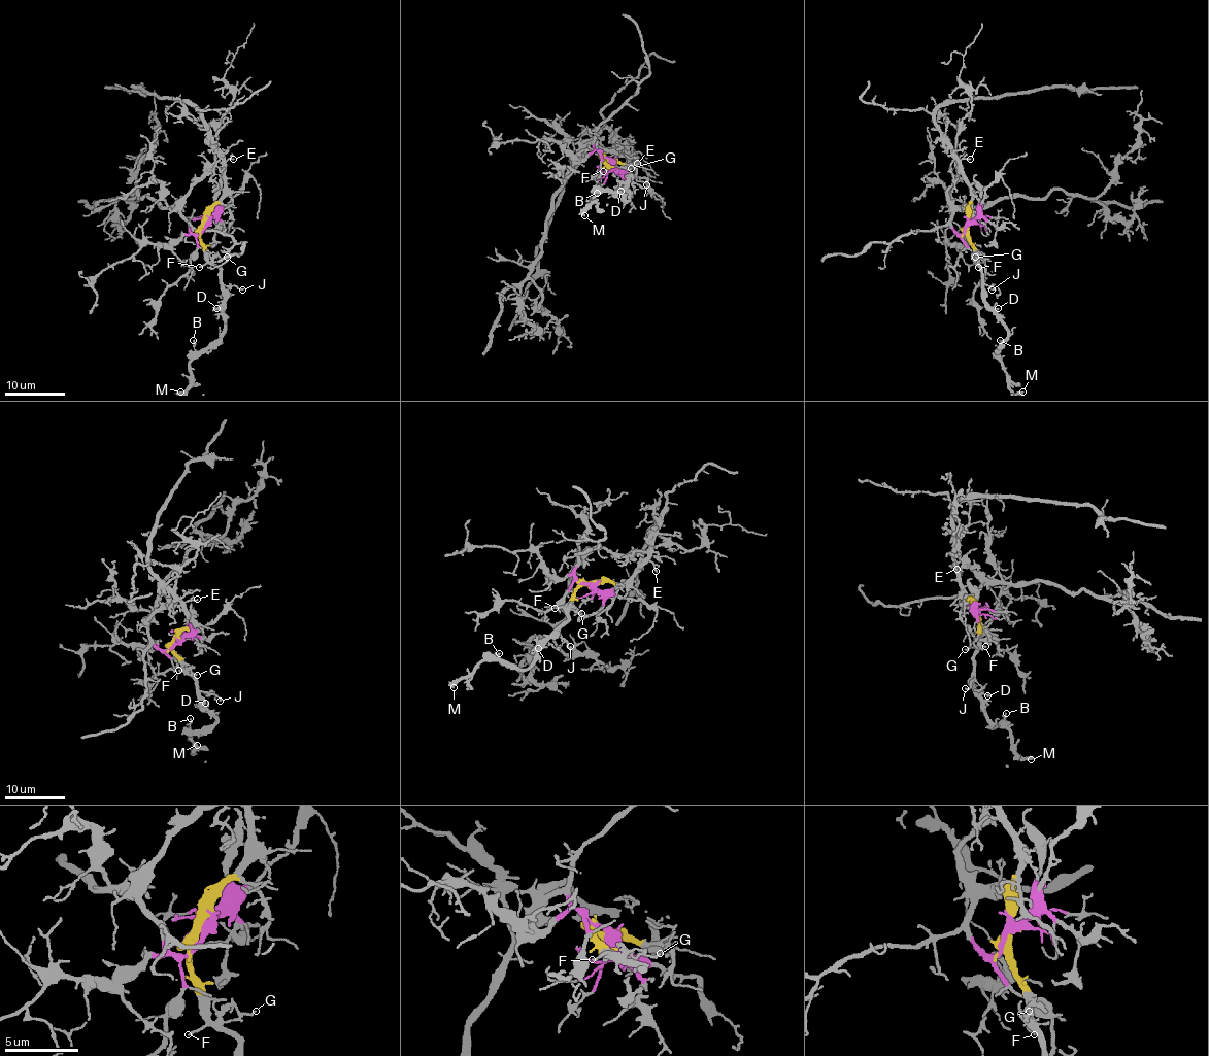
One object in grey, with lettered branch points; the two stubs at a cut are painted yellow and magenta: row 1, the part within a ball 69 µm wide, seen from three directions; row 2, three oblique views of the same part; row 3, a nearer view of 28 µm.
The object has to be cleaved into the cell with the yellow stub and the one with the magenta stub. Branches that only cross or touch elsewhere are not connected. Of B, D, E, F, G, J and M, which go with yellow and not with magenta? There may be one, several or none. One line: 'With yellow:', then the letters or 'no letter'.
With yellow: B, D, E, F, G, J, M

